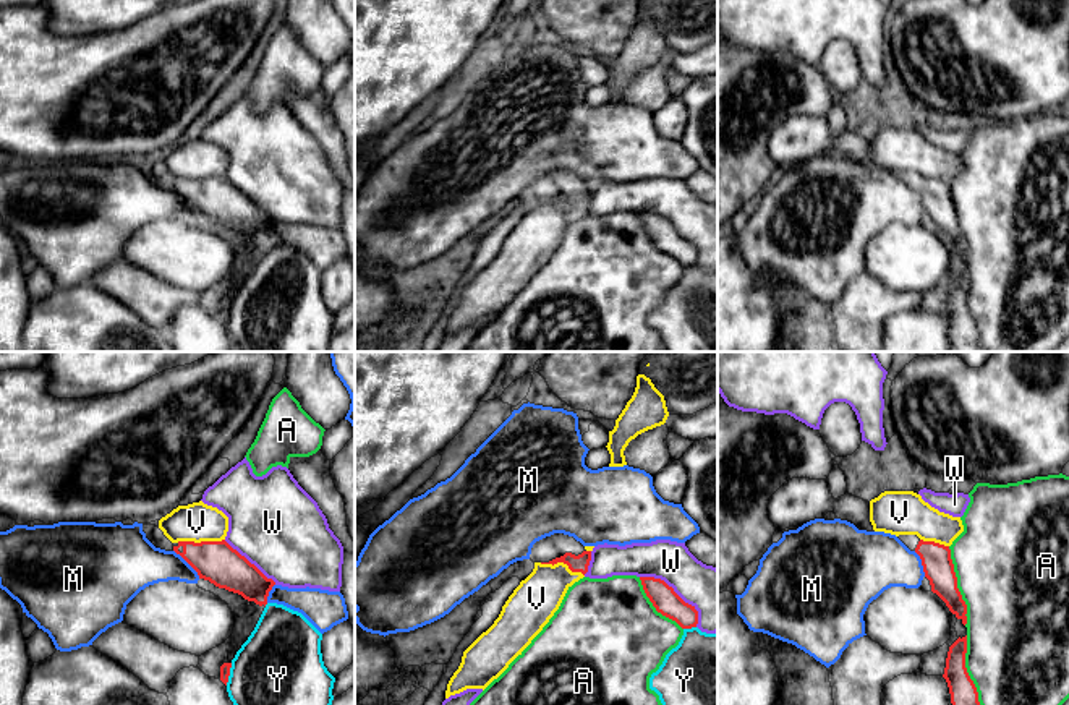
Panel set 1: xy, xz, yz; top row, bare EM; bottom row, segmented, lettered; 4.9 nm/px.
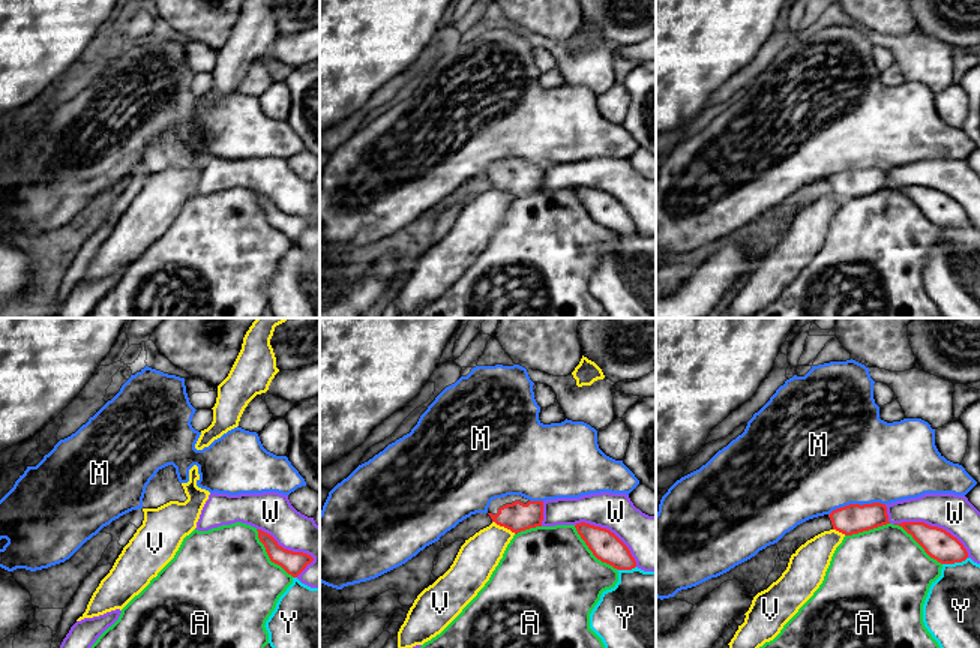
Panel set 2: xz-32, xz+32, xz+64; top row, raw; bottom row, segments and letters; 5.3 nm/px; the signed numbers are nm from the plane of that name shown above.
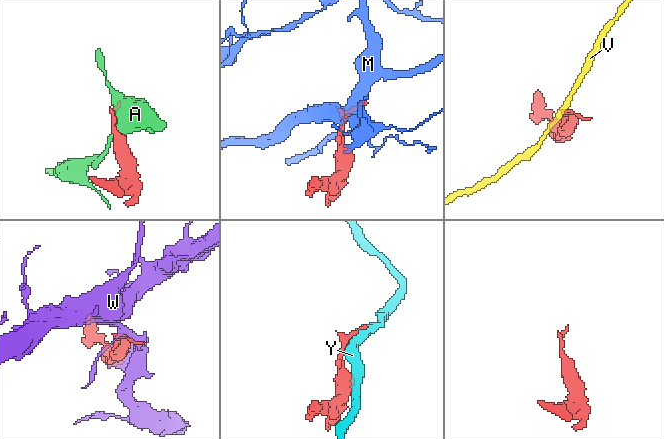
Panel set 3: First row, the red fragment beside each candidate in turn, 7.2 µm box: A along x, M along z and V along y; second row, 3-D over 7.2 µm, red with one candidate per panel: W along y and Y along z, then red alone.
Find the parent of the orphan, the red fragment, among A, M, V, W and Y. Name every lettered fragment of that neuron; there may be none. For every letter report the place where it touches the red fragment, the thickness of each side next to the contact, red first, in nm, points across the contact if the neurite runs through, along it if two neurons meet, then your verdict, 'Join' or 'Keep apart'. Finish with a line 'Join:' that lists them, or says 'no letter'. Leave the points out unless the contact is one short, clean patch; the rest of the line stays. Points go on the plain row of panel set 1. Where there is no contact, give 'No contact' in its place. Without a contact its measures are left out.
A: Touches red at yz (969, 313). Thickness 160 nm (red) against 480 nm. Keep apart
M: Touches red at xy (188, 200). Thickness 200 nm (red) against 240 nm. Keep apart
V: Touches red at xy (201, 179). Thickness 200 nm (red) against 190 nm. Boundary: xy (224, 175), (177, 179). Keep apart
W: Touches red at xz (674, 229). Thickness 130 nm (red) against 260 nm. Keep apart
Y: Touches red at xy (229, 311). Thickness 50 nm (red) against 480 nm. Keep apart
Join: no letter

